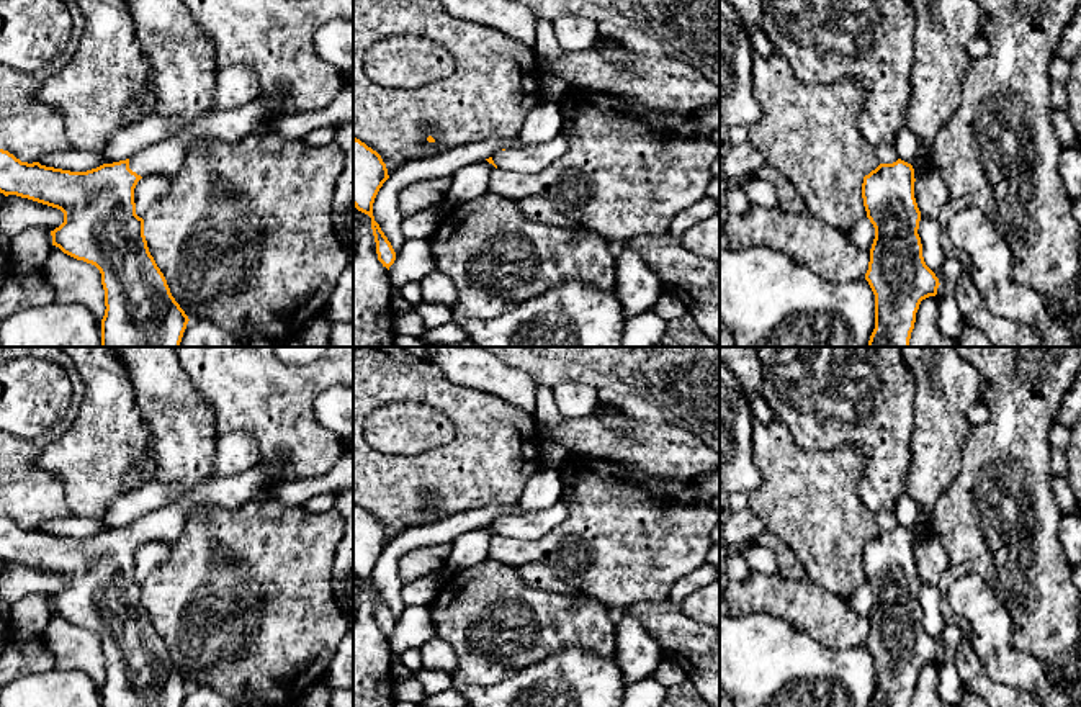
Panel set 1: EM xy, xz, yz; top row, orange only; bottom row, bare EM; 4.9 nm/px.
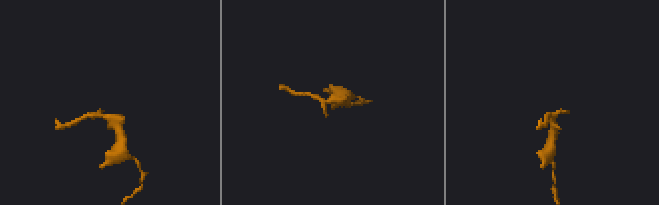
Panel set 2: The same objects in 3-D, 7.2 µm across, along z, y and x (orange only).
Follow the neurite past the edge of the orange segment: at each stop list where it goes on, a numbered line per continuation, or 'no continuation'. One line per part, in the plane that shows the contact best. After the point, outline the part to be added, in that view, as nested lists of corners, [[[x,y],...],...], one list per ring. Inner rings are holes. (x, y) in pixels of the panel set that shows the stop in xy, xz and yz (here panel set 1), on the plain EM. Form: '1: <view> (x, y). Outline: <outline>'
1: xy (231, 491). Outline: [[[281,453],[278,460],[267,466],[253,466],[245,473],[231,476],[213,476],[196,484],[182,501],[155,509],[129,525],[129,535],[141,543],[178,537],[183,532],[188,514],[200,506],[221,506],[227,509],[260,502],[260,494],[286,480],[283,475]]]

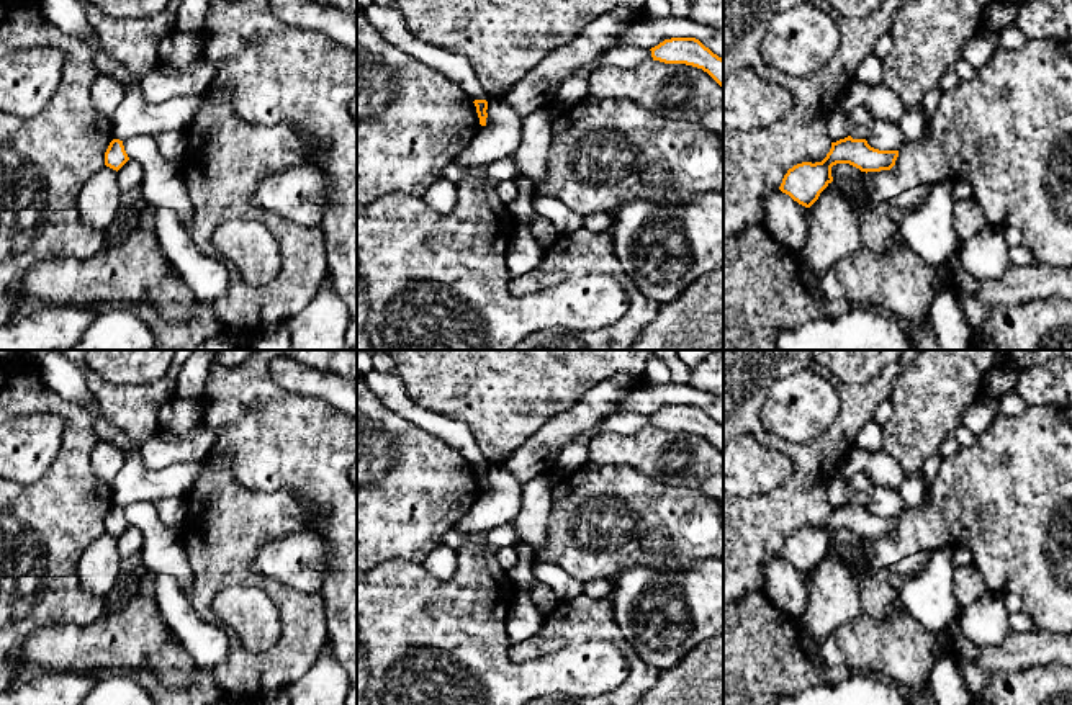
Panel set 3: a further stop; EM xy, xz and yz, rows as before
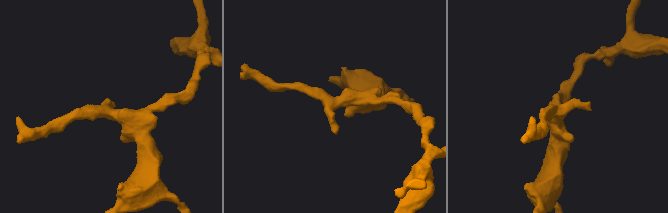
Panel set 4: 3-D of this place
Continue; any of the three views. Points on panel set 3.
no continuation

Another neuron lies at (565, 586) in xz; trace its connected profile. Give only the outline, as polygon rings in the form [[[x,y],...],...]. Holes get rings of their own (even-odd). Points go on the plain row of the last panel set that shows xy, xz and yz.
[[[532,563],[532,573],[535,581],[548,586],[560,600],[571,600],[583,594],[584,584],[553,563]]]

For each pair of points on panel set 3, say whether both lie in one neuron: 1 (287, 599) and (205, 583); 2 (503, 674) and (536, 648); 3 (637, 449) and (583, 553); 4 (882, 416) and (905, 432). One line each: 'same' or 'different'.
1: same
2: different
3: different
4: different

